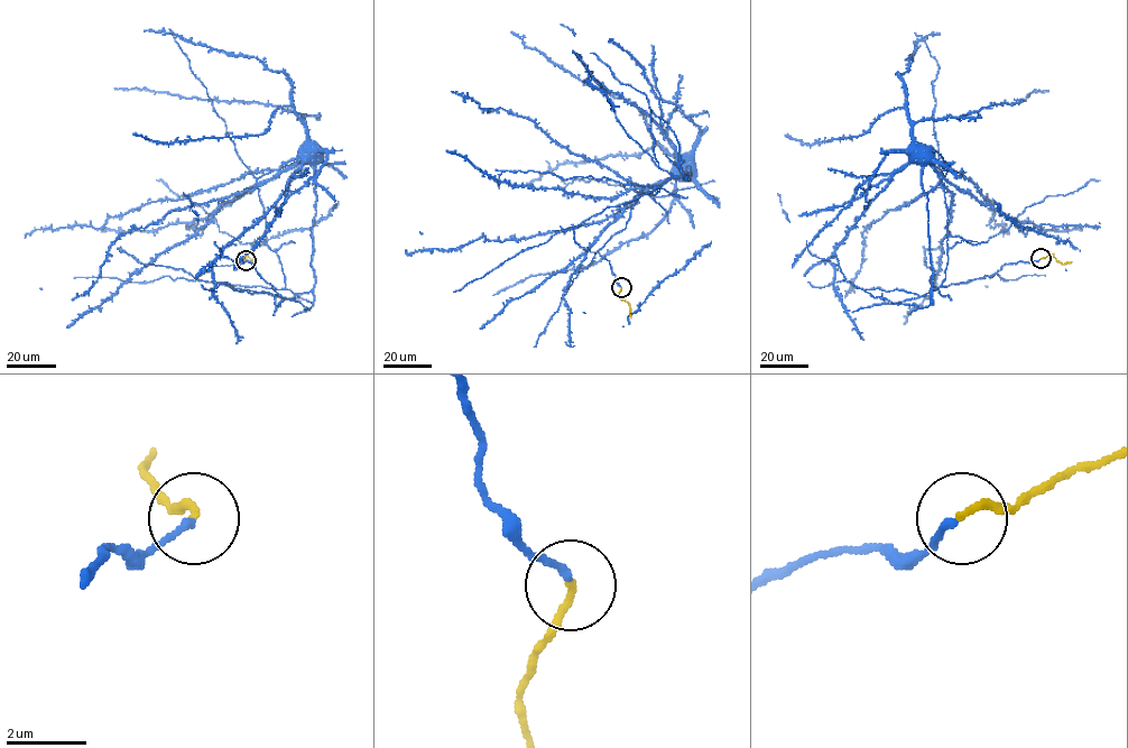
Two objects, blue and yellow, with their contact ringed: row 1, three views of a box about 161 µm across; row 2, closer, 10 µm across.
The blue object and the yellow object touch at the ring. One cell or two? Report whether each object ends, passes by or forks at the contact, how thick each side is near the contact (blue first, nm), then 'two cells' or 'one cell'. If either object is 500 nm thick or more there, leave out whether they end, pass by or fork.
blue ends; yellow ends; calibres 170 and 180 nm; one cell

